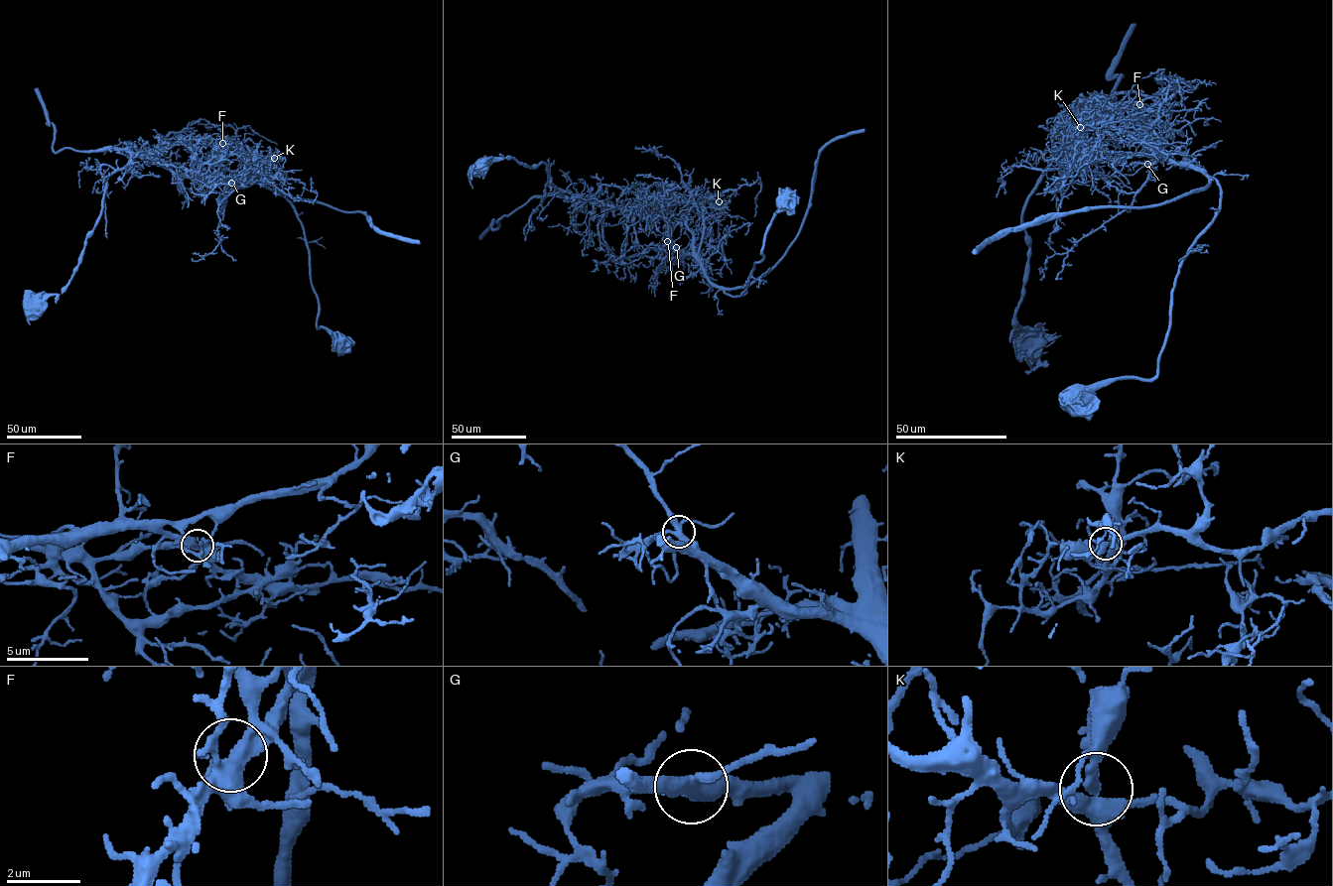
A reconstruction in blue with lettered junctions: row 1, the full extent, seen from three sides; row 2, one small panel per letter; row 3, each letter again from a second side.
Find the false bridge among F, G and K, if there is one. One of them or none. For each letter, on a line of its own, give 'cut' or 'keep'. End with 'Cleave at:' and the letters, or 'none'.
F: cut
G: keep
K: keep
Cleave at: F

